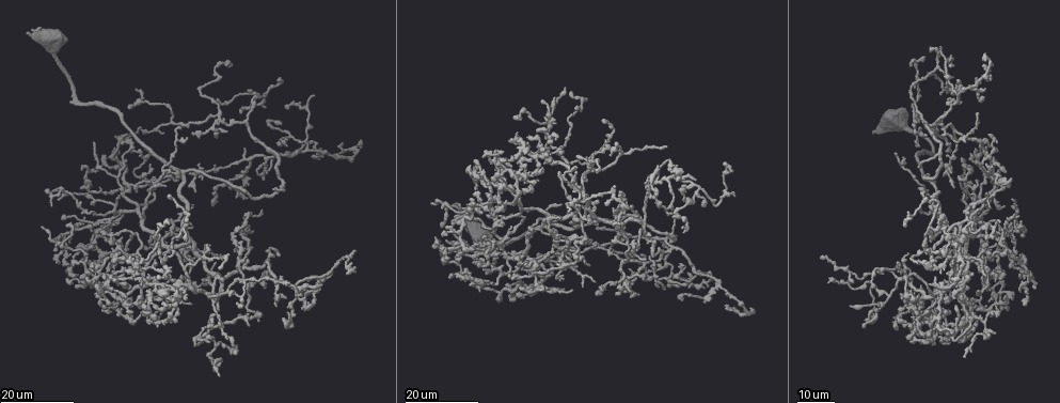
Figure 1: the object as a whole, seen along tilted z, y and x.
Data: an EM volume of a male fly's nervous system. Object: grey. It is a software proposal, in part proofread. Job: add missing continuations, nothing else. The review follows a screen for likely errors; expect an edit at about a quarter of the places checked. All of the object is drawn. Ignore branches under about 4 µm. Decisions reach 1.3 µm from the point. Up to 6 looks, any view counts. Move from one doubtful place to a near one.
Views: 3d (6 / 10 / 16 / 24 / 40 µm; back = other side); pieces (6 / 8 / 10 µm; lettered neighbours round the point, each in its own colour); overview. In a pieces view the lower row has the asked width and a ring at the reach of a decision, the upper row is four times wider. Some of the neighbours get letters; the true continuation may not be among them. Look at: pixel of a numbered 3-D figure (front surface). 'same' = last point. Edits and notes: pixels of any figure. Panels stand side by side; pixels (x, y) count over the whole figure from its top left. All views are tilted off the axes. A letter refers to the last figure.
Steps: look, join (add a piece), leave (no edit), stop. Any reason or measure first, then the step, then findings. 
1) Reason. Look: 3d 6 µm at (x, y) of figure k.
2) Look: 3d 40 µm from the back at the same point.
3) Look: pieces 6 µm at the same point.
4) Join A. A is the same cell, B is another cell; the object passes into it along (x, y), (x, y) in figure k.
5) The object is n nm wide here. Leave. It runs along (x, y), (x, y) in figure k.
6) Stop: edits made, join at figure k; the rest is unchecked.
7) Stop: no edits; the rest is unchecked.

Tapers out. Look: 3d 16 µm at (622, 224) of figure 1.

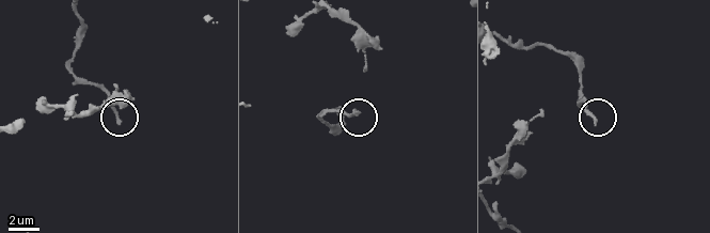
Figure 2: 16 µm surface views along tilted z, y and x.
Look: pieces 6 µm at (594, 123) of figure 2.

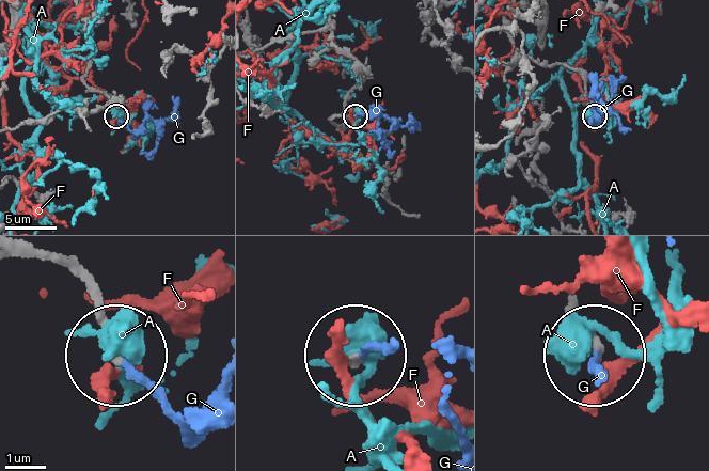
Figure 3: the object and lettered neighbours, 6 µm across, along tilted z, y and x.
Join G. G is the same cell, A and F are other cells; the object passes into it along (56, 258), (127, 367), (166, 404), (186, 414), (217, 394) in figure 3; it goes on there.

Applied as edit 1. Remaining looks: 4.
Look: overview.

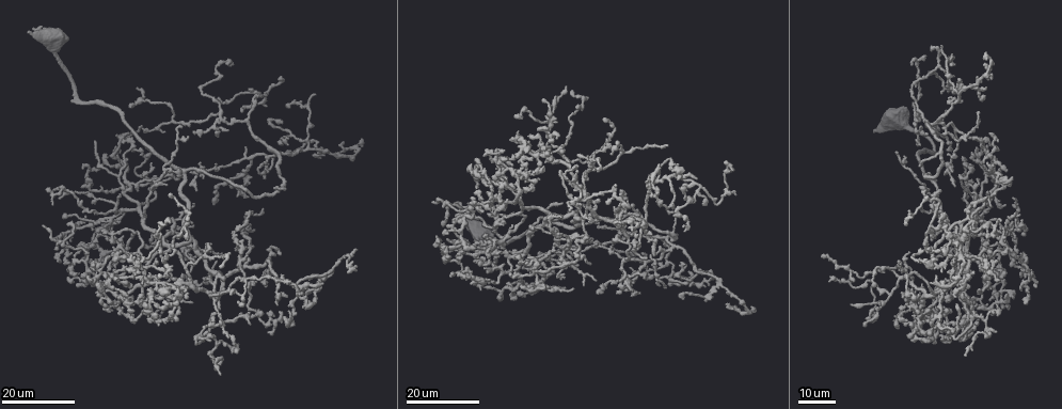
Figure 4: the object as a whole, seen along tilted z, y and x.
Branch stops here. Look: 3d 16 µm at (495, 214) of figure 4.

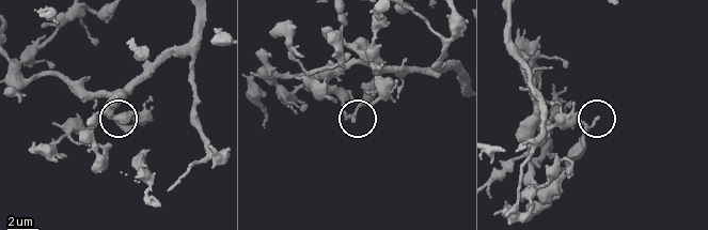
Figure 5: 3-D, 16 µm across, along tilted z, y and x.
See the neighbours. Look: pieces 6 µm at (354, 120) of figure 5.

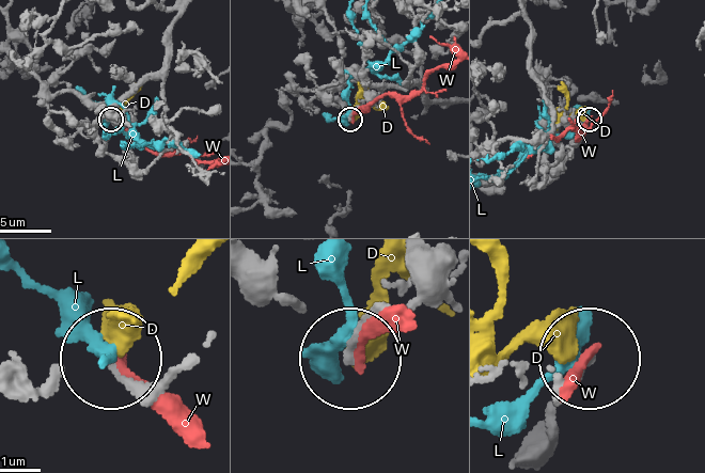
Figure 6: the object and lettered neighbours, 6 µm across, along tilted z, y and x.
Leave. D, L and W are other cells; it runs along (405, 263), (405, 300), (376, 316), (355, 353) in figure 6; no lettered piece goes on from it.

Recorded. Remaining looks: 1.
Stop: edits made, join at figure 3; the rest is unchecked.

